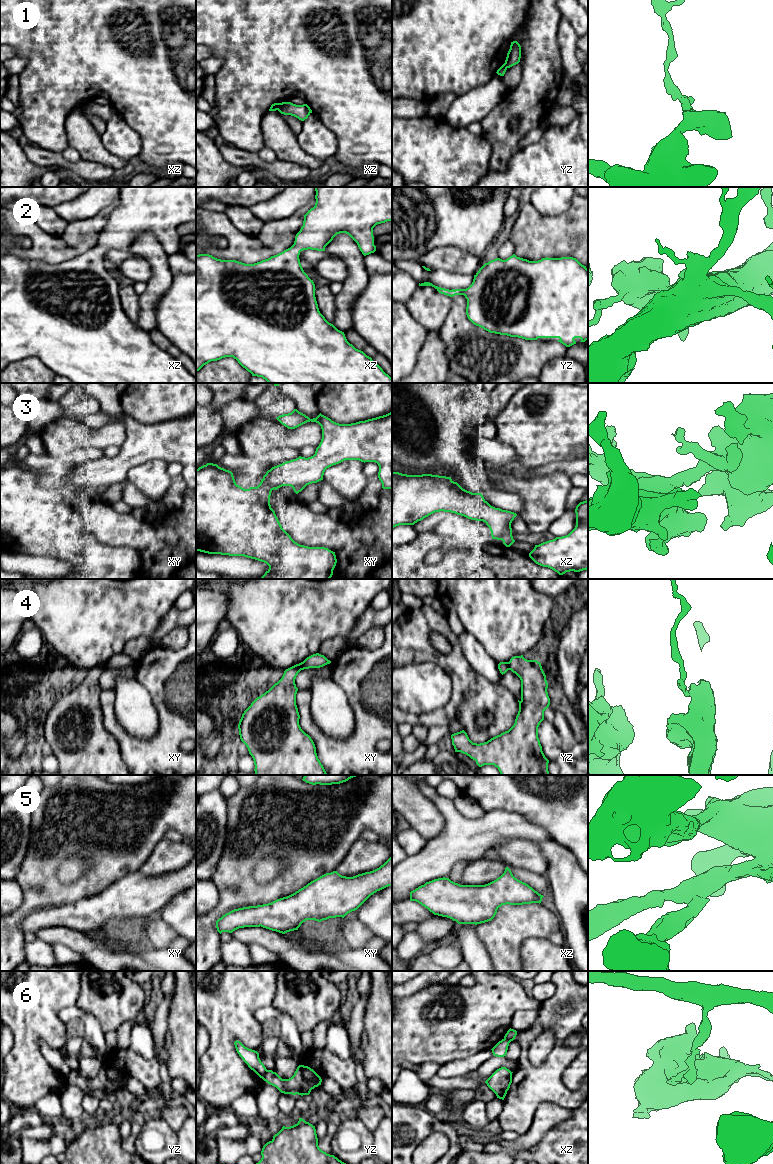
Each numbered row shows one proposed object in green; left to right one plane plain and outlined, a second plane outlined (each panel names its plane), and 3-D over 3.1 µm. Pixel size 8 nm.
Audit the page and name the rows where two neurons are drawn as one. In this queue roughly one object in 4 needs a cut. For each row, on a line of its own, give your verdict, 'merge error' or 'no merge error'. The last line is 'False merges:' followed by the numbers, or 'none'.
1: merge error
2: no merge error
3: no merge error
4: merge error
5: no merge error
6: merge error
False merges: 1, 4, 6

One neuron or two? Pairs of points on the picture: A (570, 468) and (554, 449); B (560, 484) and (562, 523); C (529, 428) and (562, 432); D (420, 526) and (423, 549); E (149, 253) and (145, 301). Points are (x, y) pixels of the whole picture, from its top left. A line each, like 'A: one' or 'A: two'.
A: two
B: two
C: one
D: two
E: one

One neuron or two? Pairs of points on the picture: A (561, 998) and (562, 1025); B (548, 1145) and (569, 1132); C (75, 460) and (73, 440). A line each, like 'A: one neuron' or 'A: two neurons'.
A: one neuron
B: one neuron
C: two neurons

